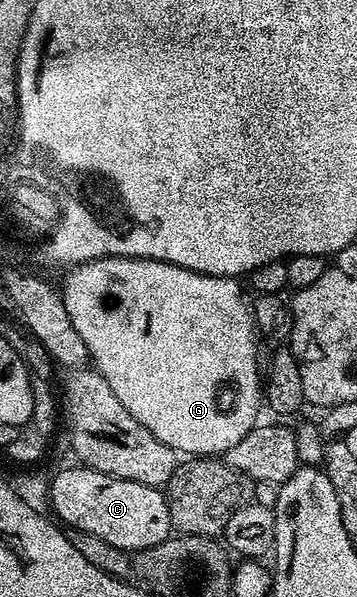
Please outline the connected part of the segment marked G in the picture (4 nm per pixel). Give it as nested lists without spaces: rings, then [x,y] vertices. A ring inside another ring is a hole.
[[[99,258],[81,262],[65,274],[68,275],[64,278],[64,286],[62,285],[62,297],[66,313],[70,316],[70,324],[74,324],[78,336],[82,336],[82,344],[86,344],[91,365],[104,377],[106,384],[110,384],[110,389],[114,391],[114,396],[118,396],[122,408],[126,408],[126,412],[130,412],[130,416],[138,420],[138,424],[154,432],[154,436],[158,436],[162,444],[184,456],[222,456],[257,425],[256,413],[260,406],[262,410],[262,374],[261,371],[260,374],[256,371],[258,334],[254,329],[249,303],[244,303],[244,298],[240,295],[241,283],[237,279],[199,274],[178,264],[149,258]]]

